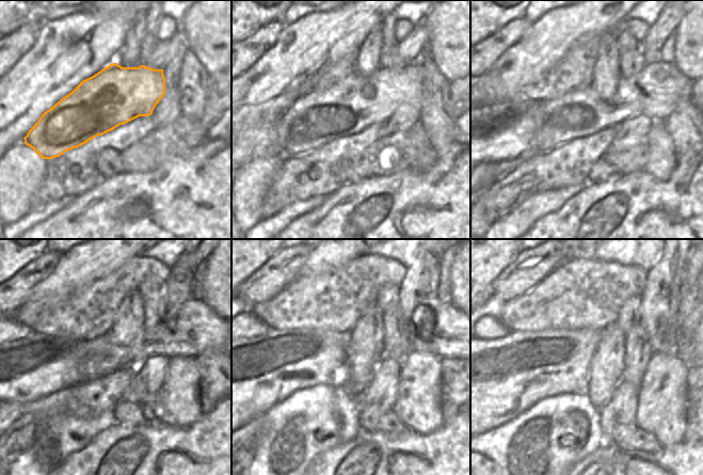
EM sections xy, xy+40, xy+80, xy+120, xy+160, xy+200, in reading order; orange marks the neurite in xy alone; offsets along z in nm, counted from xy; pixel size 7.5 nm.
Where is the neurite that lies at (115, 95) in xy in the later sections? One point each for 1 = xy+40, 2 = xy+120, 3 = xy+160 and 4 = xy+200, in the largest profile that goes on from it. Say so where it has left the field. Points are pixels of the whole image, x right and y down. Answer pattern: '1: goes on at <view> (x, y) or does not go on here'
1: goes on at xy+40 (346, 107)
2: goes on at xy+120 (96, 358)
3: goes on at xy+160 (448, 327)
4: goes on at xy+200 (687, 339)

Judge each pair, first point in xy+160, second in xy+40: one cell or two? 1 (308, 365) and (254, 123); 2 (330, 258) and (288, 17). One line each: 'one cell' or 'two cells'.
1: one cell
2: two cells

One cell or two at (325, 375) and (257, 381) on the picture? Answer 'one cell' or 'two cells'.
one cell

